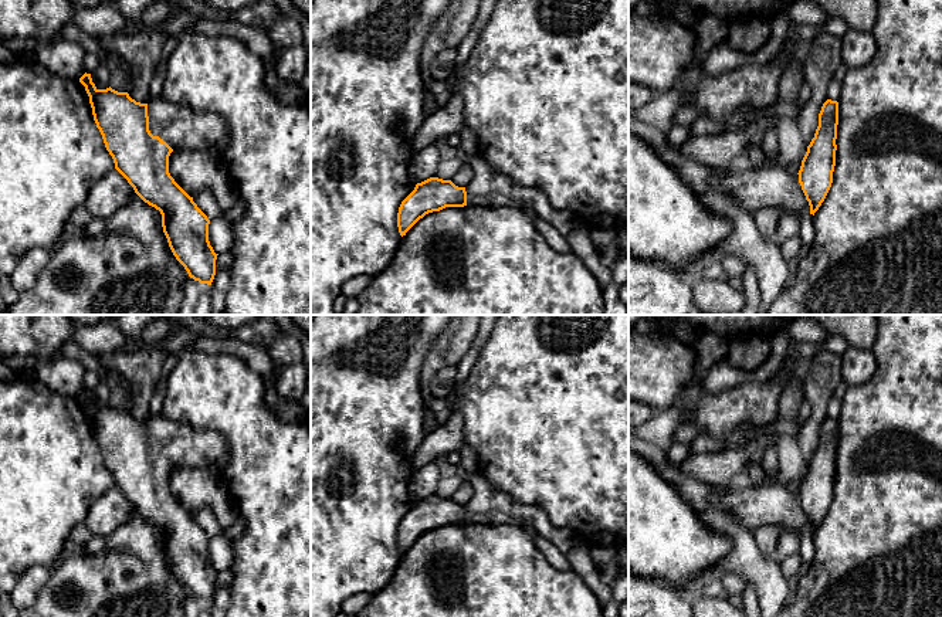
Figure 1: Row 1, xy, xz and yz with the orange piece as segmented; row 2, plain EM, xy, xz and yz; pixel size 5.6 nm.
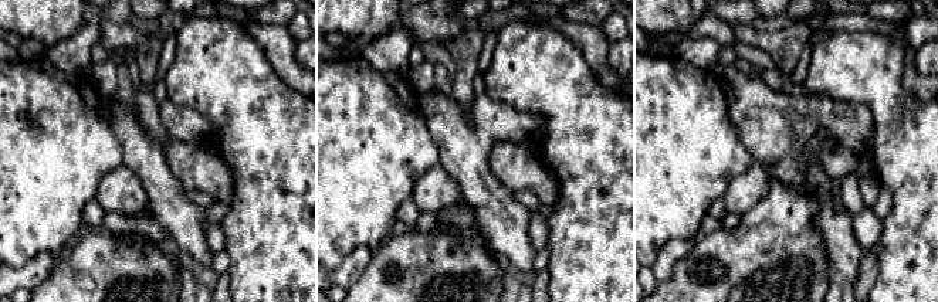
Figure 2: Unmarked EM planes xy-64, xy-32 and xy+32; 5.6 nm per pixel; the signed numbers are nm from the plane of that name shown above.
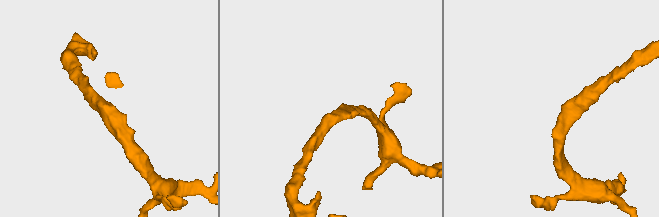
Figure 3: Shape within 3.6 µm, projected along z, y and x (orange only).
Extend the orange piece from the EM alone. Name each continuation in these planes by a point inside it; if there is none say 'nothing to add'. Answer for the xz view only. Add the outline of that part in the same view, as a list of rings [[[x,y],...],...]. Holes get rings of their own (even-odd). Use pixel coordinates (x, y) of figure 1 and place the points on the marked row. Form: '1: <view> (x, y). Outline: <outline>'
1: xz (487, 187). Outline: [[[478,155],[470,156],[471,180],[464,186],[467,206],[516,207],[535,213],[552,224],[565,237],[586,226],[569,210],[555,210],[549,199],[539,190],[512,183],[508,176],[494,172]]]

